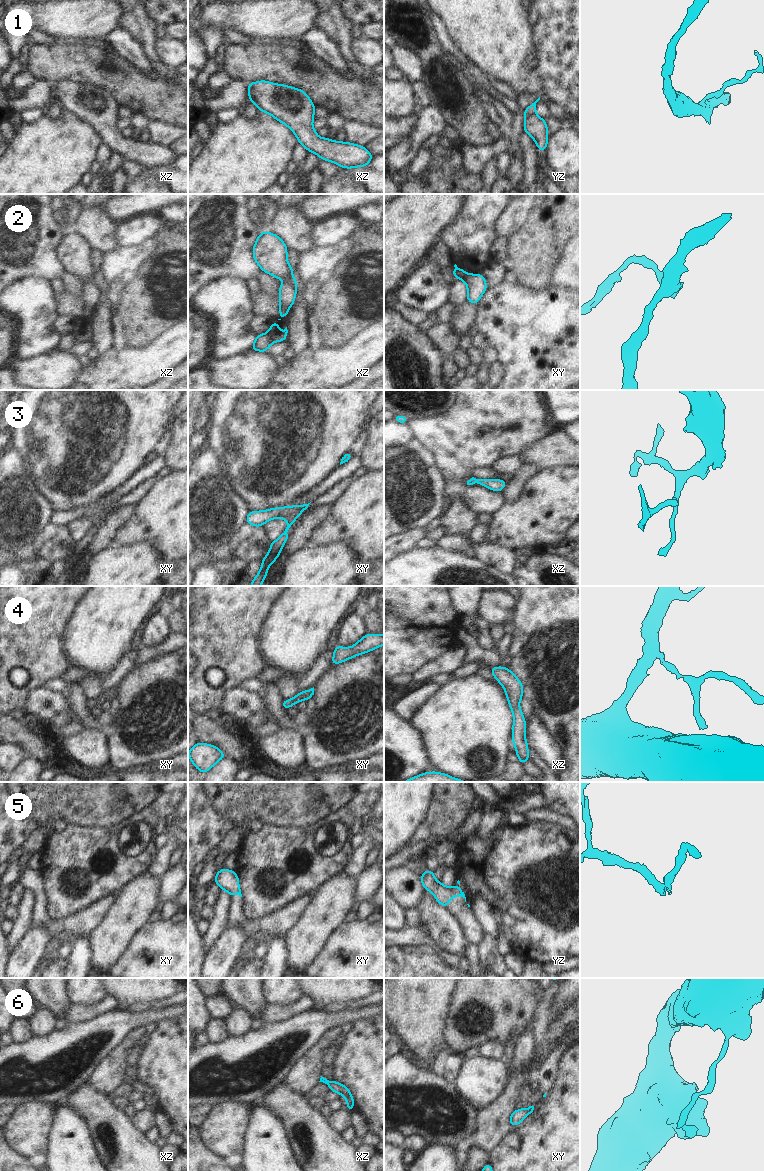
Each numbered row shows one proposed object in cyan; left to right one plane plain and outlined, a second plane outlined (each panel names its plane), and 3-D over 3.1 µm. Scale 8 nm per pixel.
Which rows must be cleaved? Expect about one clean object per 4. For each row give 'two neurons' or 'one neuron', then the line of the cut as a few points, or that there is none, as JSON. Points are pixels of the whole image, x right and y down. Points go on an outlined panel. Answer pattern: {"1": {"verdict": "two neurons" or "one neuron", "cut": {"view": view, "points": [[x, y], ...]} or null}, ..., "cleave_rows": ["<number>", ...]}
{"1": {"verdict": "two neurons", "cut": {"view": "yz", "points": [[535, 114], [532, 114], [524, 121]]}}, "2": {"verdict": "two neurons", "cut": {"view": "xz", "points": [[267, 333], [272, 342]]}}, "3": {"verdict": "one neuron", "cut": null}, "4": {"verdict": "one neuron", "cut": null}, "5": {"verdict": "one neuron", "cut": null}, "6": {"verdict": "one neuron", "cut": null}, "cleave_rows": ["1", "2"]}

